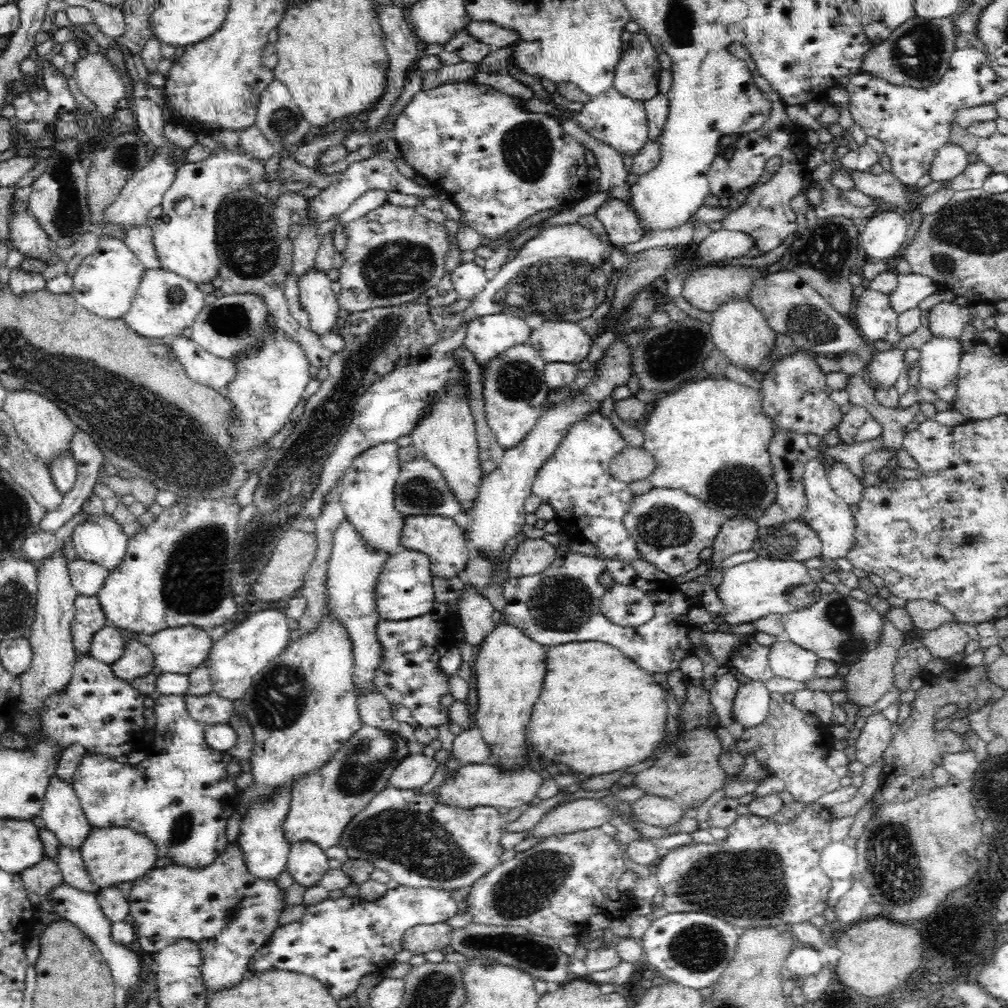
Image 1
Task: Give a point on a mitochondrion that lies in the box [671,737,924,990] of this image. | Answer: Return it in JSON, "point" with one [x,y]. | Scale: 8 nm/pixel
{"point":[732,883]}

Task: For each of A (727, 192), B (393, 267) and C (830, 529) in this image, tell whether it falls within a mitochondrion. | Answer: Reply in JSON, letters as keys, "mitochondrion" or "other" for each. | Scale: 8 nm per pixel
{"A":"other","B":"mitochondrion","C":"other"}

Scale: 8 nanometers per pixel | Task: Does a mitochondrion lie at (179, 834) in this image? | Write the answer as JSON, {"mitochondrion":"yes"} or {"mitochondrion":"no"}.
{"mitochondrion":"yes"}

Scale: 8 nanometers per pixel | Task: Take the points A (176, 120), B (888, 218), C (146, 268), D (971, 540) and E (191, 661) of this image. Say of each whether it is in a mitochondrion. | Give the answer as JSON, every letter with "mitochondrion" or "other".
{"A":"other","B":"other","C":"other","D":"mitochondrion","E":"other"}

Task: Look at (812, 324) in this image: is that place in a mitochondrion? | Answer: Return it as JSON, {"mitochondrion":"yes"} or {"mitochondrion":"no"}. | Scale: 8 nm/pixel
{"mitochondrion":"yes"}

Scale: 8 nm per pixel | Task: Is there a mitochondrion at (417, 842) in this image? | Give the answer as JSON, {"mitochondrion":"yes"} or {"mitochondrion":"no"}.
{"mitochondrion":"yes"}

